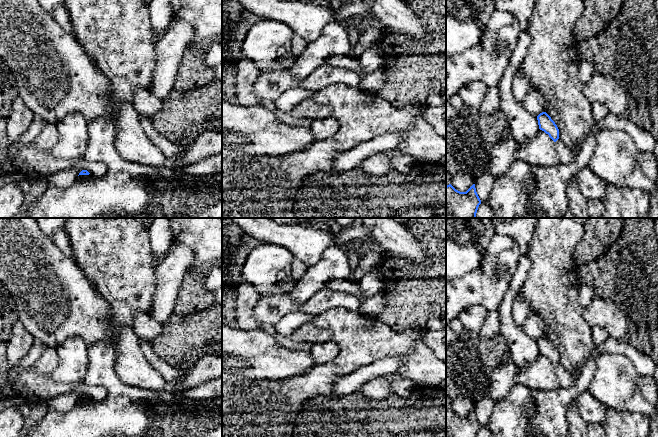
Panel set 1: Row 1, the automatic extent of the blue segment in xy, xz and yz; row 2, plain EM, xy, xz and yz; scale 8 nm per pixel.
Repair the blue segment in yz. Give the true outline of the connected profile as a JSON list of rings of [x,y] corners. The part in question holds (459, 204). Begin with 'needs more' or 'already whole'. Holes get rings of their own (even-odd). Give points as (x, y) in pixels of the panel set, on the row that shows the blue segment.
already whole; [[[473,184],[466,192],[446,186],[446,218],[476,218],[481,200]]]

